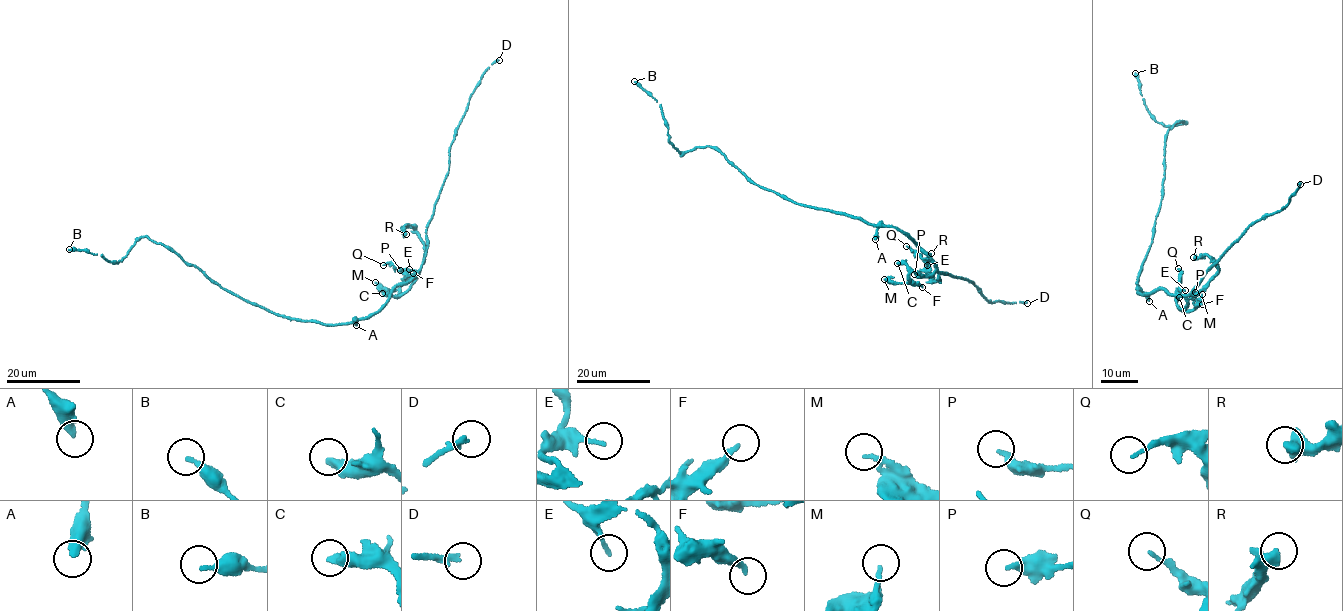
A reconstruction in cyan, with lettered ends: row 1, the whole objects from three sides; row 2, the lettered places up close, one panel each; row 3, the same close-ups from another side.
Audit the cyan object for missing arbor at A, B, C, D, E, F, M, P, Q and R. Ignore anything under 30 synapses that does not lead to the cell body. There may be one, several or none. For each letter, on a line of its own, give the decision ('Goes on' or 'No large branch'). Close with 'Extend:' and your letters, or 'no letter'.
A: No large branch
B: No large branch
C: No large branch
D: Goes on
E: No large branch
F: No large branch
M: No large branch
P: No large branch
Q: No large branch
R: No large branch
Extend: D

